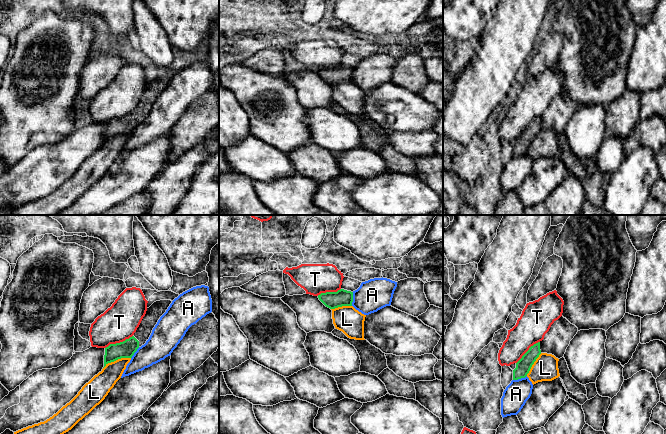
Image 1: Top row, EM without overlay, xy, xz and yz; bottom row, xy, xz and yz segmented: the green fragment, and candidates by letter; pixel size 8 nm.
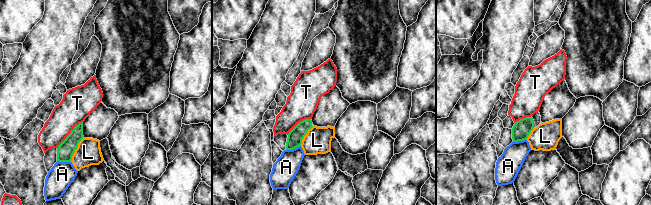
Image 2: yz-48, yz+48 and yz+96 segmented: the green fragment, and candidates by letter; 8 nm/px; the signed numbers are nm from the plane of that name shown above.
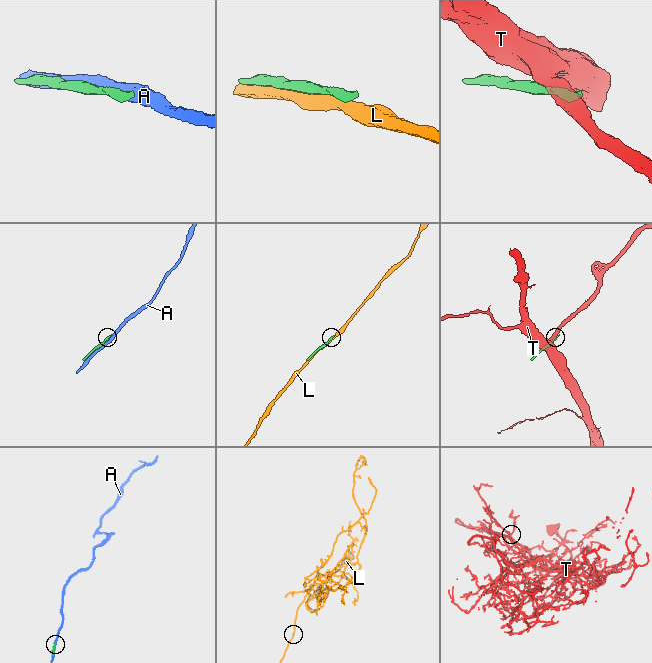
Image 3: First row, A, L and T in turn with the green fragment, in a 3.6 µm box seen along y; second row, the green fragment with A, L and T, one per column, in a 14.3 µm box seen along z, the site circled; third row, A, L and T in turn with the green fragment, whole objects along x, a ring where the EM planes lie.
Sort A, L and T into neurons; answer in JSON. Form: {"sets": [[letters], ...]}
{"sets": [["A"], ["L"], ["T"]]}

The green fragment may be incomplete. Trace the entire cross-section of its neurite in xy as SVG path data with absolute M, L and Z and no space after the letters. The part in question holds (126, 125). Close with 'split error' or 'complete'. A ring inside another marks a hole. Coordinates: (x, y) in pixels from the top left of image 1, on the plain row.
M160 76L154 78L149 84L147 84L145 92L132 113L123 118L110 120L106 123L104 143L108 139L121 134L132 134L137 125L144 121L149 115L153 104L171 79L171 76Z; split error

